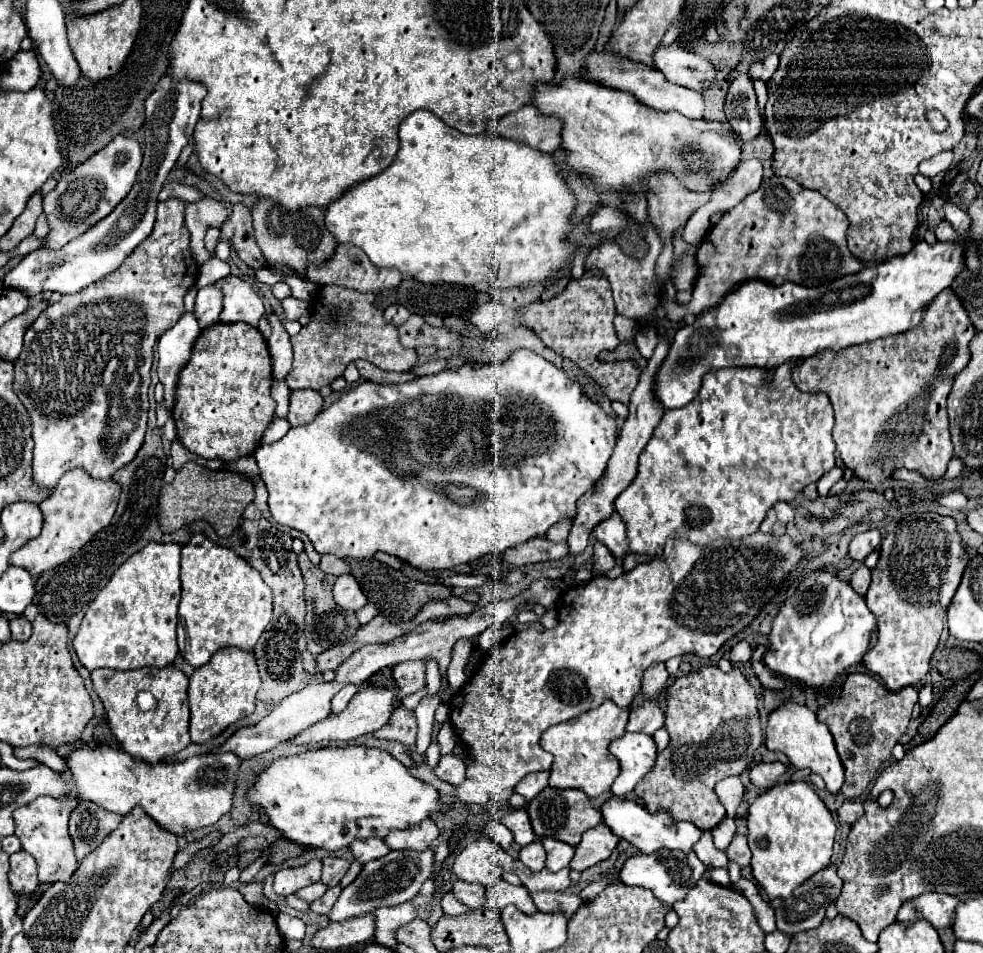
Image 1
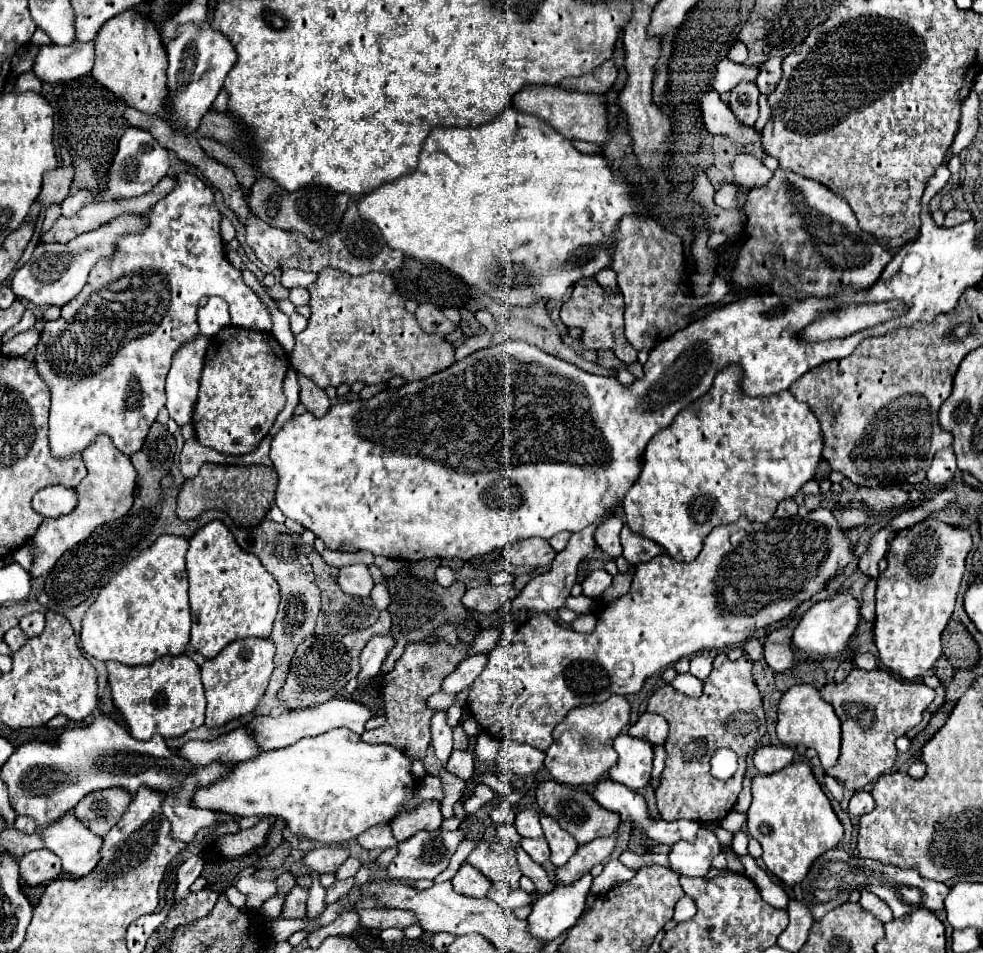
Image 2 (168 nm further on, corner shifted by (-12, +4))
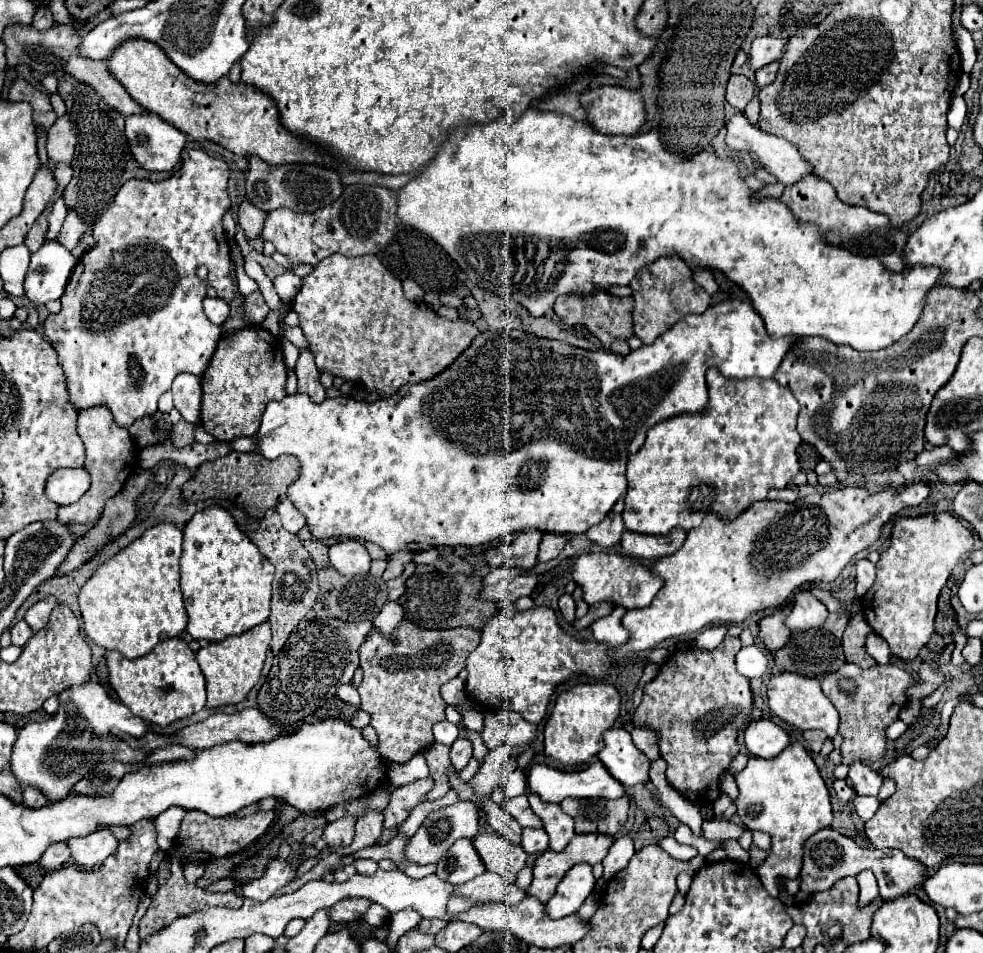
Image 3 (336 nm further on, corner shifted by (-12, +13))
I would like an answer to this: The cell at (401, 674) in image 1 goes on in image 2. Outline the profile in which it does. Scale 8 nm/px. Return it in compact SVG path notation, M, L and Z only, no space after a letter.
M408 643L402 657L396 661L394 669L384 677L384 683L380 687L386 723L378 729L364 731L362 739L368 743L386 743L398 747L410 759L424 759L431 741L431 719L435 714L435 710L426 707L426 699L442 689L444 677L454 671L460 661L466 659L468 651L470 647L464 643Z

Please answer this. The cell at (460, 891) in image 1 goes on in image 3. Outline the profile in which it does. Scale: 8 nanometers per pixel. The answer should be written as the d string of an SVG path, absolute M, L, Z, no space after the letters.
M468 838L456 840L446 856L436 864L436 868L436 874L454 886L464 884L486 872L478 852L472 846L472 840Z

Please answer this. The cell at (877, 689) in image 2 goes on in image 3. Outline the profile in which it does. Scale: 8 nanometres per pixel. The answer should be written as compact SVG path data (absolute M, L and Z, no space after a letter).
M844 664L840 670L824 676L822 692L834 702L840 712L840 734L842 734L842 764L852 766L852 762L878 762L886 754L886 728L898 720L900 710L908 704L906 690L920 684L920 680L906 670L886 664L860 668L856 664Z

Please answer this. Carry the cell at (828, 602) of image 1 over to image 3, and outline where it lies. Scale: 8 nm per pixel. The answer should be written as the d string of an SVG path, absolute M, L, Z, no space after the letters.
M800 594L798 600L794 602L794 608L790 616L786 618L786 626L790 630L810 630L810 628L822 628L828 618L826 606L810 596L810 594Z

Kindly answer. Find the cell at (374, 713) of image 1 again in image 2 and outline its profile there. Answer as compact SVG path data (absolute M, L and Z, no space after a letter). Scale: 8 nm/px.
M330 699L328 703L322 703L312 709L302 709L302 711L292 711L292 713L282 711L280 715L254 717L250 723L246 723L246 729L256 739L256 745L260 749L282 749L282 747L288 747L288 745L300 741L302 737L316 737L316 735L322 735L336 727L346 727L361 736L364 733L364 723L370 717L372 717L370 709L364 707L362 703L346 701L346 699Z

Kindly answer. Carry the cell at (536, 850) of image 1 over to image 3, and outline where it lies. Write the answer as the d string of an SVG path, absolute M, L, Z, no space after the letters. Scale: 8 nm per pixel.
M524 828L522 830L522 848L528 854L542 854L548 850L548 834L544 828Z

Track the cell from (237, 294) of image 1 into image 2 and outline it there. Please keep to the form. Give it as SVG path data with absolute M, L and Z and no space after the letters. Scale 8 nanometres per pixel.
M180 173L180 175L176 175L174 189L164 199L160 199L156 205L146 209L144 215L148 219L148 227L144 231L140 231L140 233L130 233L130 235L120 237L116 241L116 251L112 253L112 257L100 259L92 267L92 271L88 275L88 281L86 281L84 289L80 291L80 295L76 295L76 299L72 299L70 303L66 303L62 307L60 319L44 323L44 329L42 329L38 347L36 347L36 363L38 363L40 377L46 379L46 383L50 385L50 391L52 391L50 433L48 433L48 437L50 437L50 449L52 449L54 457L58 457L58 459L68 457L68 455L72 455L76 451L84 451L84 447L88 447L88 443L92 443L92 439L96 439L96 435L100 435L100 433L106 433L124 455L132 455L132 453L140 451L140 447L144 445L144 435L148 435L148 427L156 421L158 411L166 403L164 381L166 381L168 369L172 365L174 353L184 343L190 343L190 341L196 339L196 335L200 335L198 323L196 323L196 309L198 309L198 301L202 297L212 295L223 297L229 306L231 323L235 327L256 329L256 331L264 331L264 333L270 333L270 329L272 329L270 313L266 311L266 307L262 305L258 295L244 283L242 273L238 269L234 269L232 263L226 259L226 249L224 249L224 243L222 243L222 237L220 237L220 219L222 219L222 215L220 215L220 211L218 211L218 207L214 203L214 193L212 193L208 183L204 183L196 173Z

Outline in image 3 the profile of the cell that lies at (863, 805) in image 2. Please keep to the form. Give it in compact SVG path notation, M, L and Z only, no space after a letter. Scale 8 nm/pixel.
M856 762L850 766L848 778L852 780L852 788L858 796L878 796L880 786L882 786L882 778L878 772L874 772L870 766L866 766L864 762Z

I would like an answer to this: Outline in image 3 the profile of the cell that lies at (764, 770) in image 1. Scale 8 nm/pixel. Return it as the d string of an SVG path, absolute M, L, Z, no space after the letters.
M754 720L744 732L746 748L758 758L776 758L784 748L790 746L788 734L772 720Z

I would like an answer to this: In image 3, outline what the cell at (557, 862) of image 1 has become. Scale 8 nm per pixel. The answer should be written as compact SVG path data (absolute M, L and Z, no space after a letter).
M526 788L526 796L530 800L530 806L532 810L542 818L544 822L544 830L548 832L550 836L550 848L554 852L560 852L568 846L568 840L572 840L572 836L576 834L574 832L574 820L564 814L560 810L560 806L552 806L552 804L546 804L546 802L540 802L540 798L536 798L532 794L532 790Z

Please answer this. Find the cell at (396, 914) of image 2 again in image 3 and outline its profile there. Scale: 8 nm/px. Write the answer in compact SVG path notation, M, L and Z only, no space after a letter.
M346 898L346 900L342 900L330 908L330 918L334 922L360 920L370 906L372 906L372 902L366 898Z

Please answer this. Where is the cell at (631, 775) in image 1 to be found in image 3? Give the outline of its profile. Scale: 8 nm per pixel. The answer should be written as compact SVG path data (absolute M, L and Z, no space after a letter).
M610 728L604 732L604 748L598 758L608 772L628 788L650 780L650 762L636 750L630 732L624 728Z

